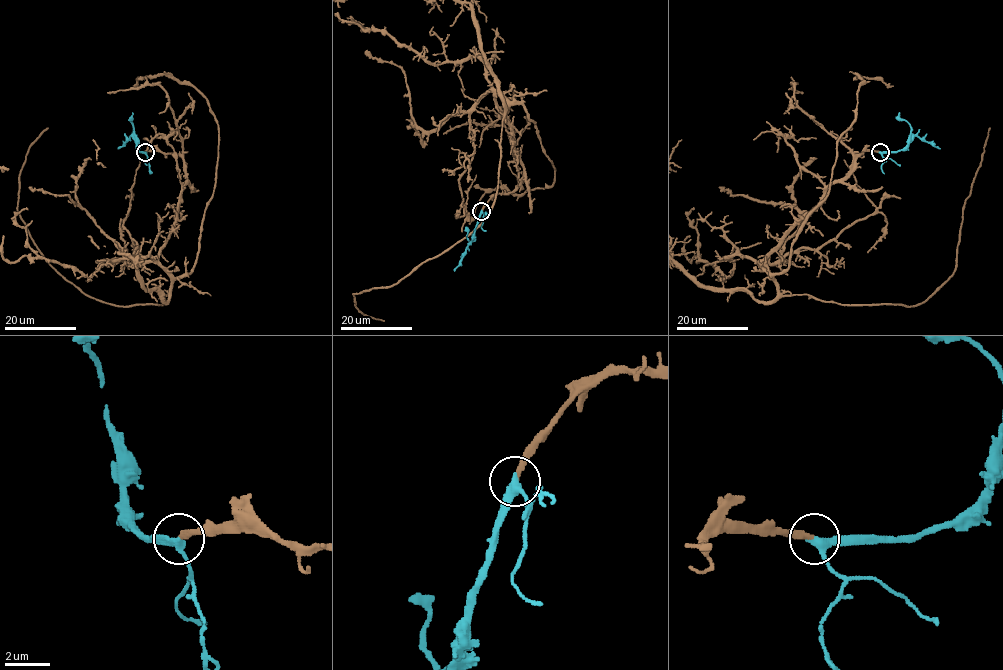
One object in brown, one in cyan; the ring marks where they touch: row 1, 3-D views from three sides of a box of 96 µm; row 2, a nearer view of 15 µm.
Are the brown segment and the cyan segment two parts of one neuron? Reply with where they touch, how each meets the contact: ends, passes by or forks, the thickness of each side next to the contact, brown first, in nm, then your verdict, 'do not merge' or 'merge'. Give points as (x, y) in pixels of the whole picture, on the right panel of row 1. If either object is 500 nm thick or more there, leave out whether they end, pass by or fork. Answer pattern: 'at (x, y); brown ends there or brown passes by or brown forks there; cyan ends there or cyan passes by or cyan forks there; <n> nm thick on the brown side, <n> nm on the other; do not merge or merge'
at (880, 152); brown ends there; cyan passes by; 220 nm thick on the brown side, 320 nm on the other; merge

